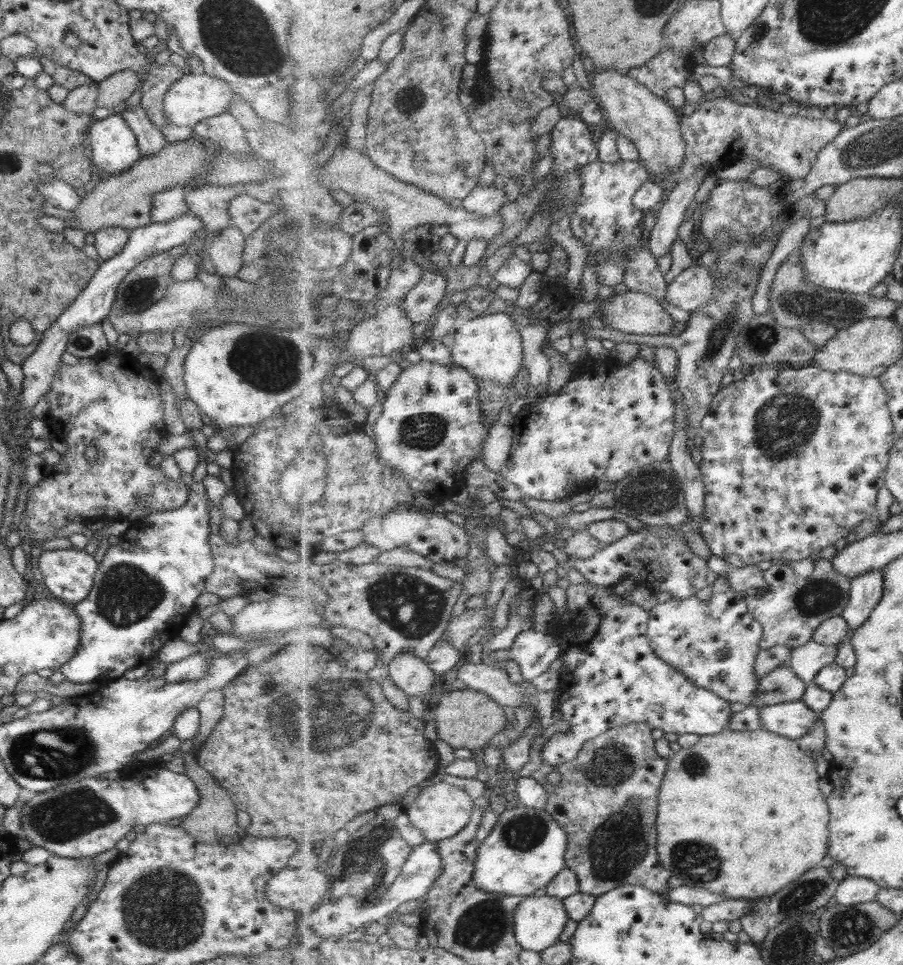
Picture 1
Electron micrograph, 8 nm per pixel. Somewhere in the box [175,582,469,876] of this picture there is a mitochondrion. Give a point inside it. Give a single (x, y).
(334, 713)

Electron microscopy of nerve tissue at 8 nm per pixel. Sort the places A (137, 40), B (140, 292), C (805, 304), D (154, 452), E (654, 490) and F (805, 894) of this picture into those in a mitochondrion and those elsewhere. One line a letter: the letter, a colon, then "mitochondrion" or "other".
A: other
B: mitochondrion
C: mitochondrion
D: other
E: mitochondrion
F: mitochondrion

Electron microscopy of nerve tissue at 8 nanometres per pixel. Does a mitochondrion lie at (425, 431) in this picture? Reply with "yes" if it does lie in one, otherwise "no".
yes

